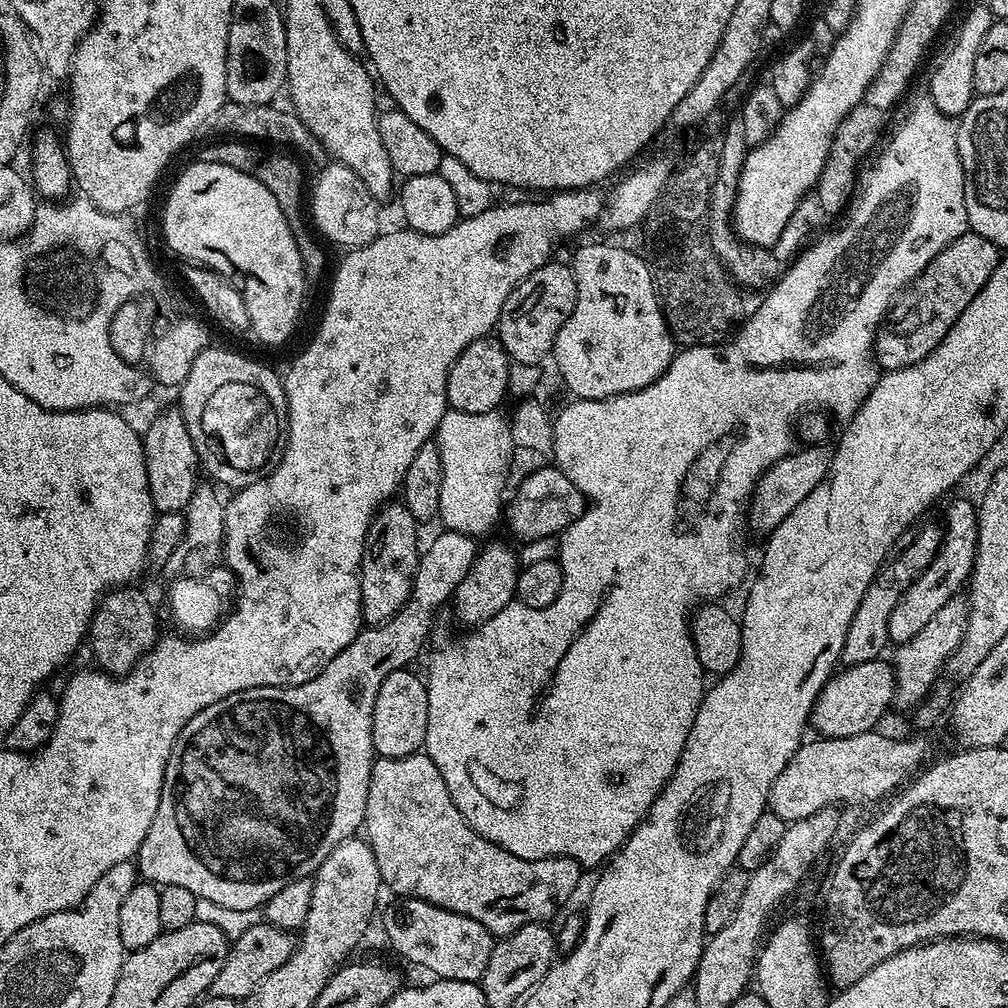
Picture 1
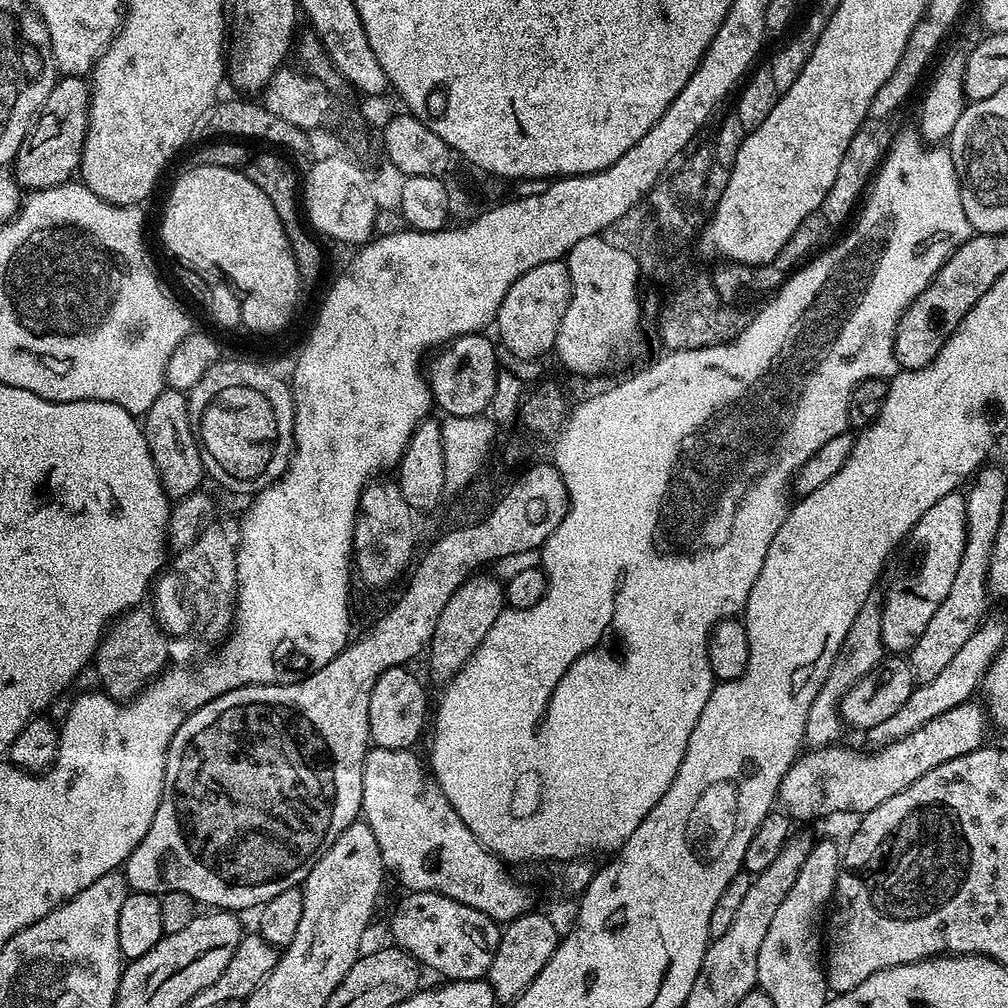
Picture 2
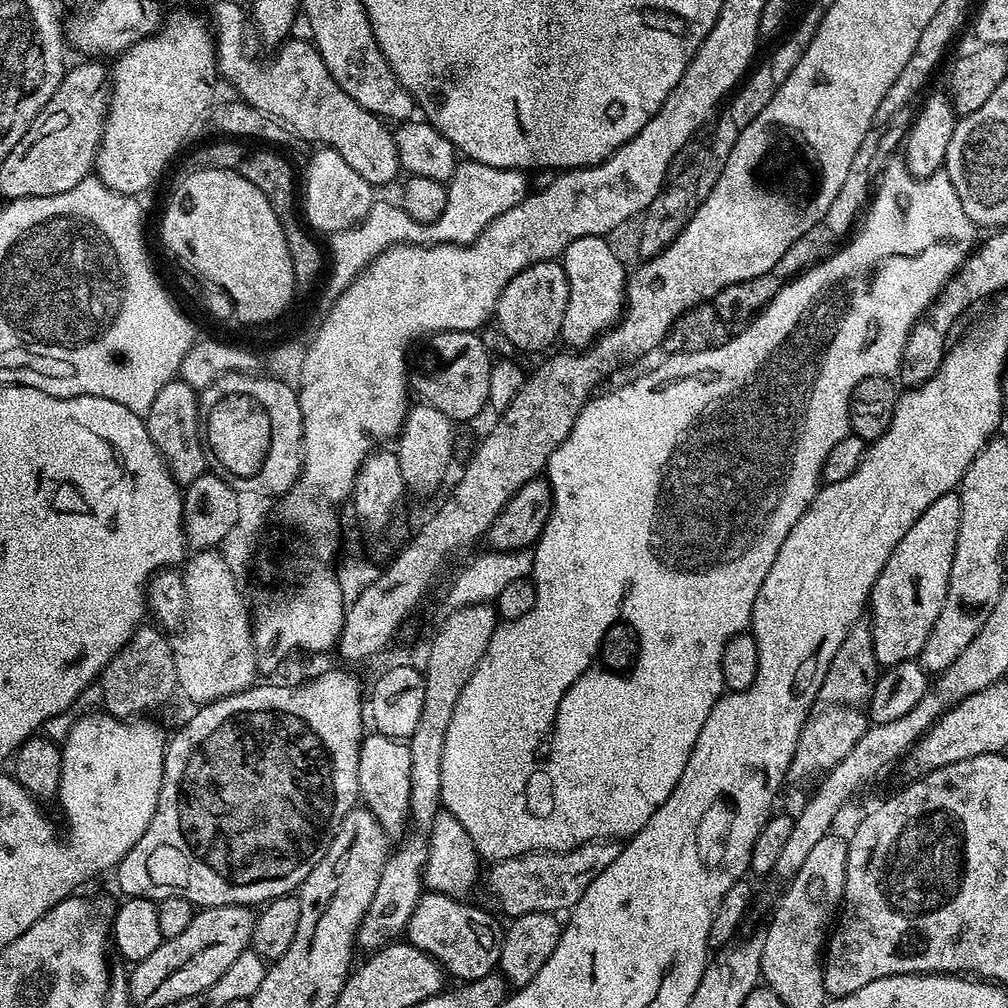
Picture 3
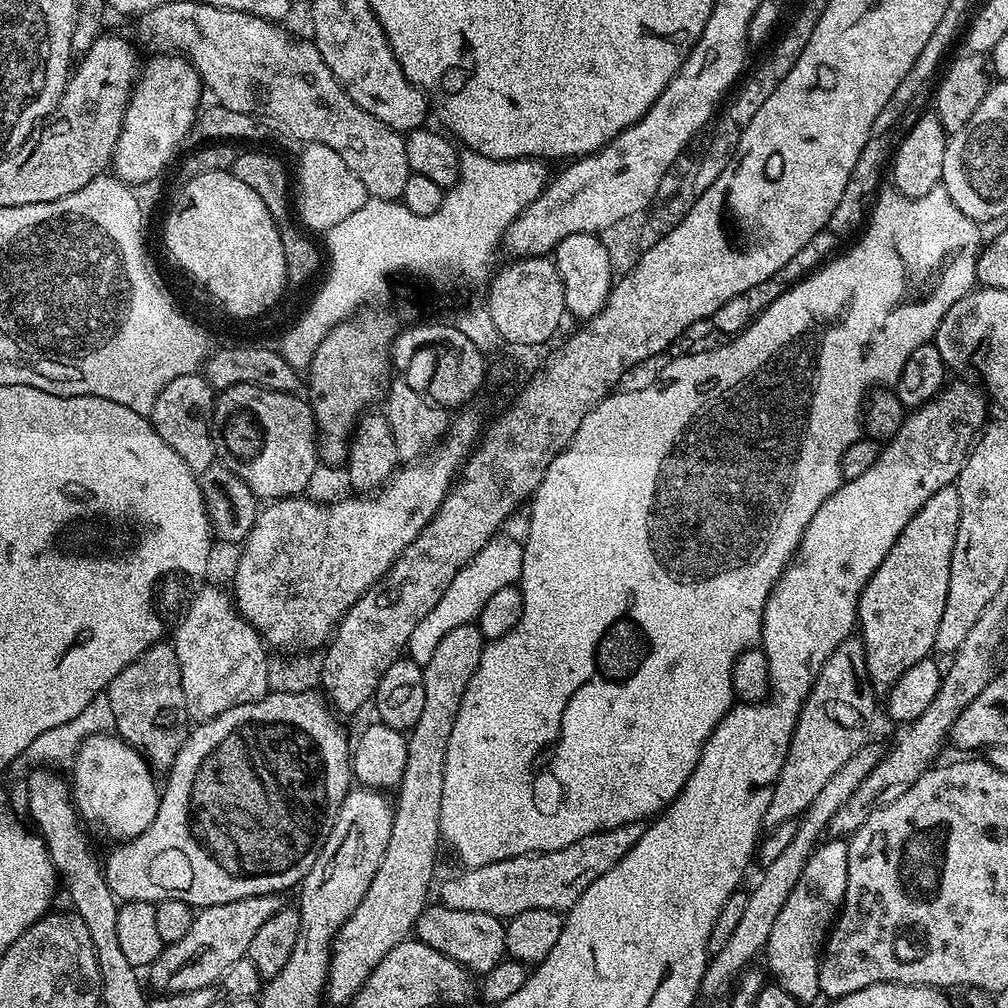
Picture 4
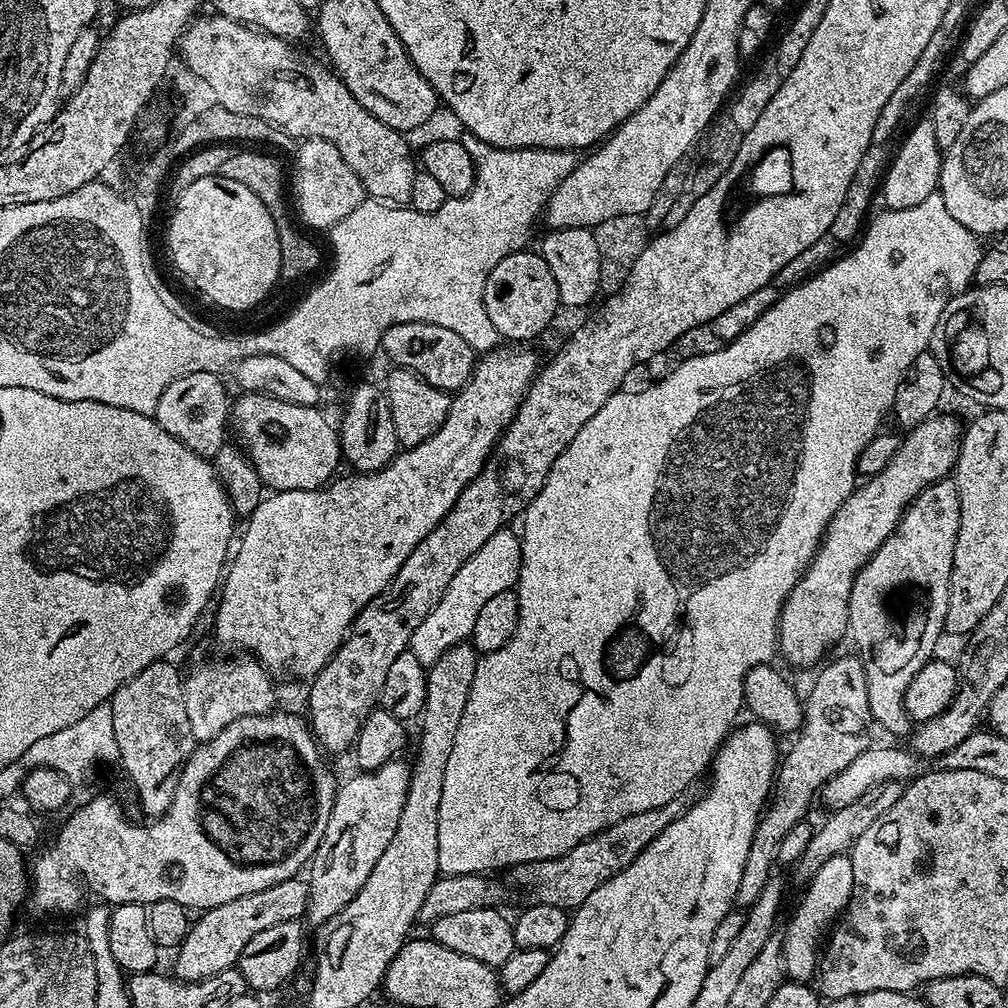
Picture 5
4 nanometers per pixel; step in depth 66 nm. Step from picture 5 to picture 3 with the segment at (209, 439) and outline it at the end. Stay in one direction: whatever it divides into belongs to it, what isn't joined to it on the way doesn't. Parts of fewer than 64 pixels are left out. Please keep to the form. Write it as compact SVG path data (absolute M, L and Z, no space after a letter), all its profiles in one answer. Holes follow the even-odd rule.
M179 378L166 382L166 386L158 390L154 406L150 406L146 423L154 446L168 463L170 474L177 484L187 486L206 472L206 449L202 443L202 417L197 389Z

